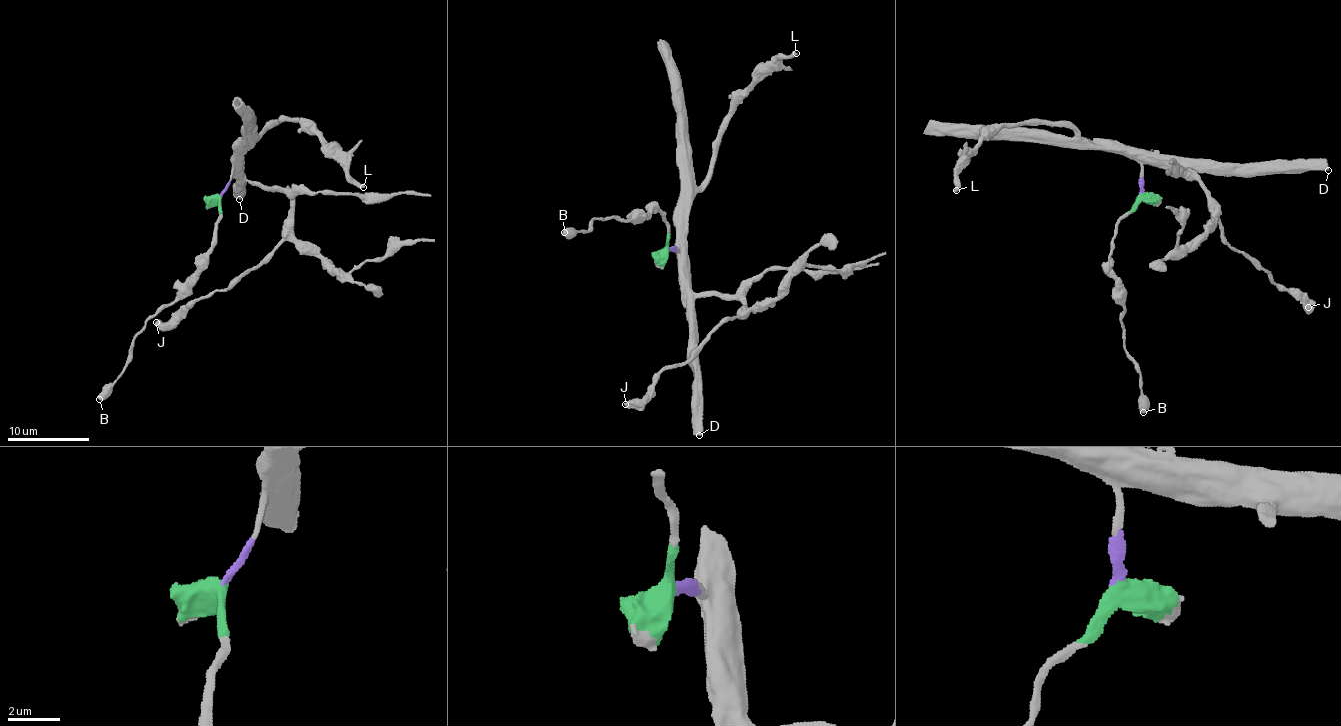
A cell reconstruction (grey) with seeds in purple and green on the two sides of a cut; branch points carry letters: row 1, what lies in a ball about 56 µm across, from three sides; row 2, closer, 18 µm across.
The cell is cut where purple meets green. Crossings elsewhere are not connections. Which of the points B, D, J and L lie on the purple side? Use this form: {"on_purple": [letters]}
{"on_purple": ["D", "J", "L"]}

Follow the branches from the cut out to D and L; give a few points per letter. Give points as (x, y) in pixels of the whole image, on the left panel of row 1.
D: (219, 197), (234, 167), (231, 171), (240, 179), (237, 184), (241, 193), (239, 199)
L: (219, 197), (232, 169), (248, 148), (270, 125), (289, 118), (319, 138), (321, 145), (363, 187)

